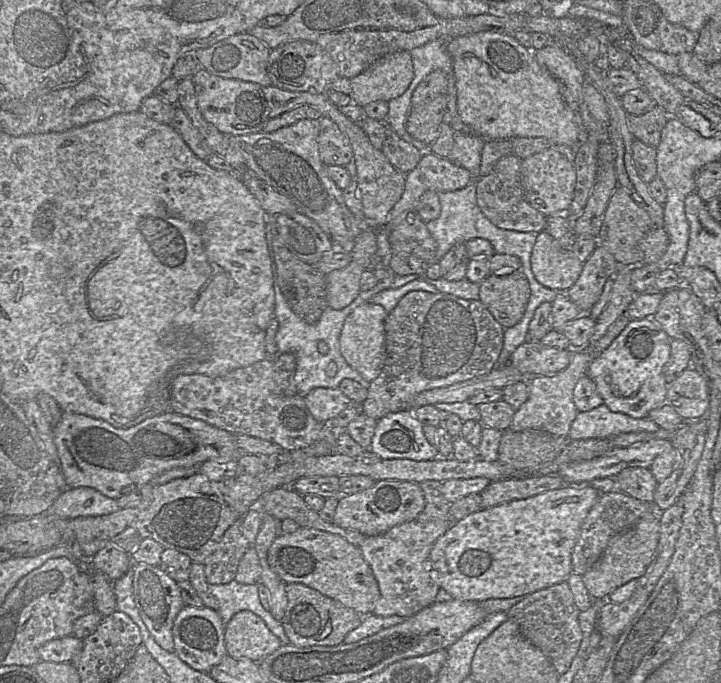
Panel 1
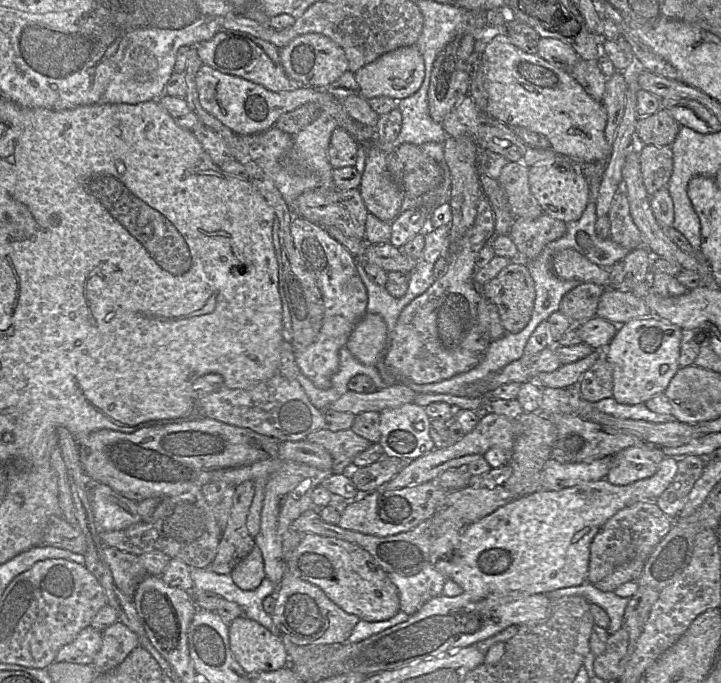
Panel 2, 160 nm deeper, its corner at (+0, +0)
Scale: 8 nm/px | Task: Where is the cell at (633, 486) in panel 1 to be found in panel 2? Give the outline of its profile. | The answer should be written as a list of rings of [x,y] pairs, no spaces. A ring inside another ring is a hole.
[[[642,442],[612,456],[605,479],[611,484],[623,486],[649,478],[664,458],[661,447]]]

